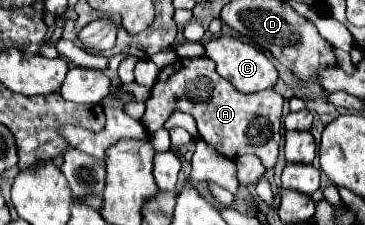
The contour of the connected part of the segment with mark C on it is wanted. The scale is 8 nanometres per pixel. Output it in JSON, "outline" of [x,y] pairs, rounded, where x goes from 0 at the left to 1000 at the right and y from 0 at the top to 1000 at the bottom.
{"outline":[[[600,160],[600,169],[584,169],[573,187],[556,187],[556,204],[562,204],[562,249],[589,276],[595,320],[616,356],[627,356],[655,409],[682,418],[682,409],[715,409],[715,400],[753,382],[759,302],[710,213],[699,213],[677,187],[660,187],[655,169],[638,169],[638,160]]]}

